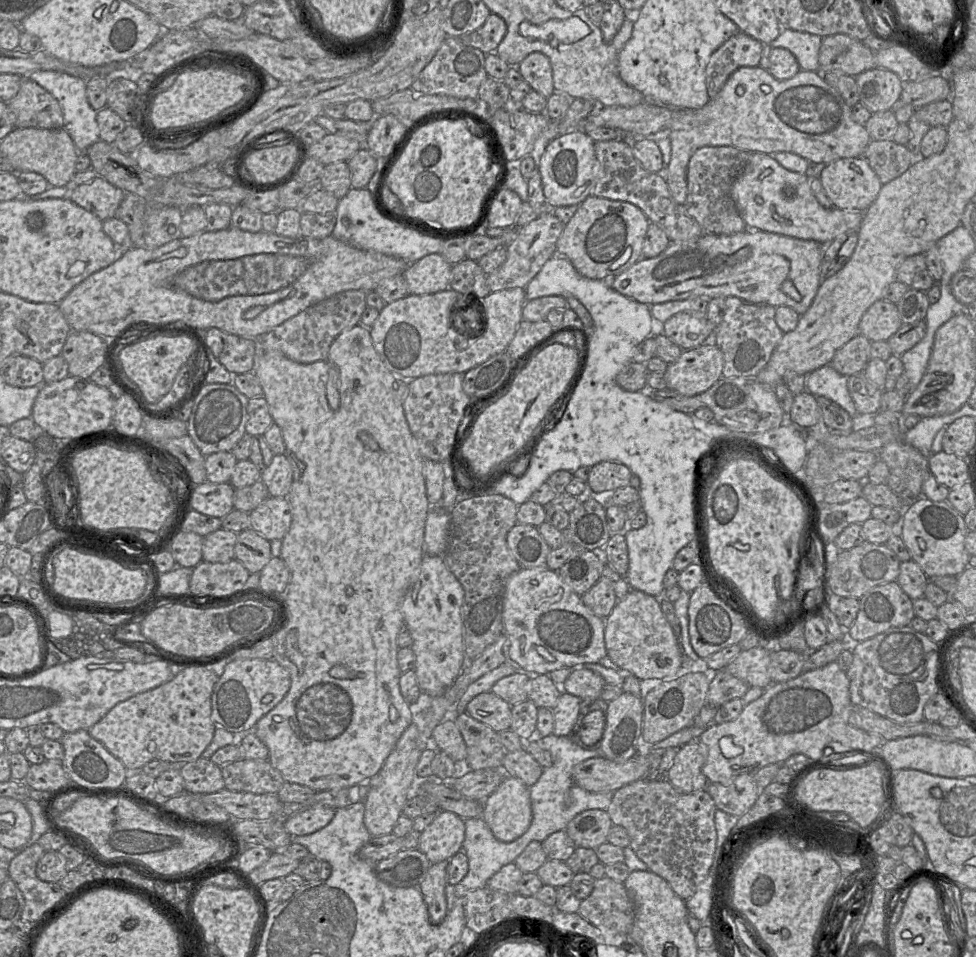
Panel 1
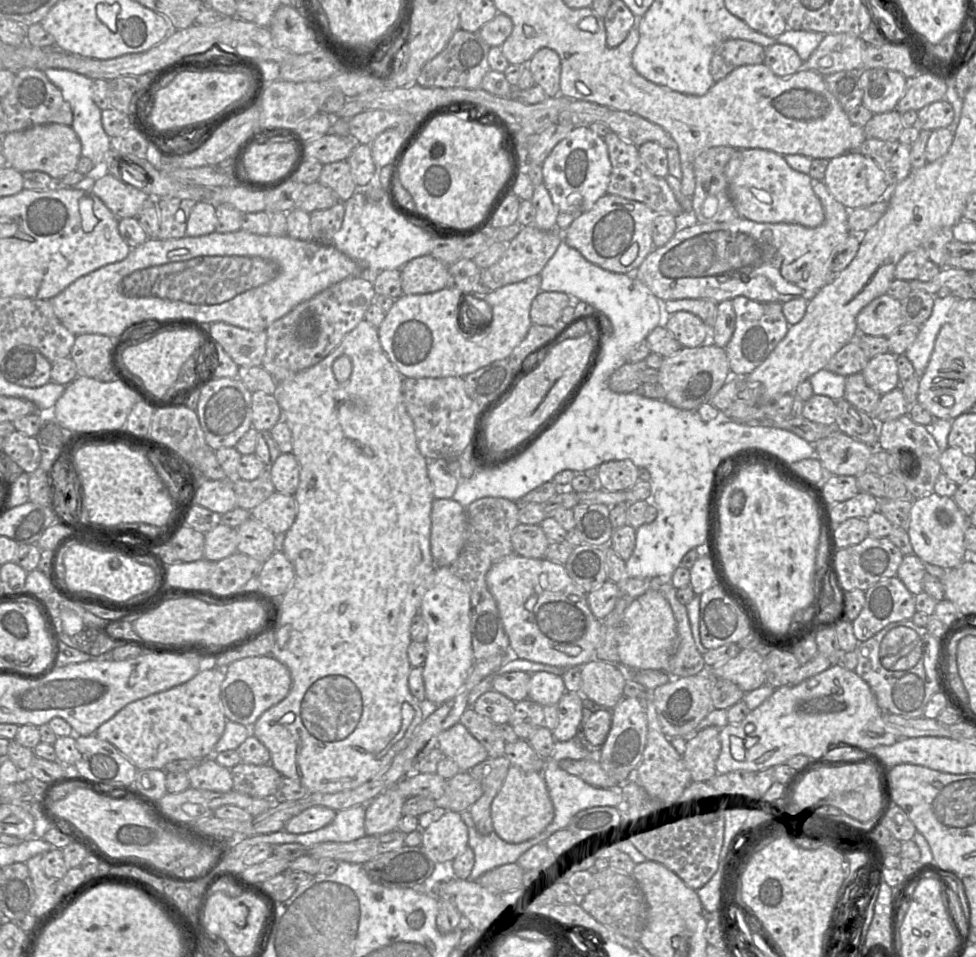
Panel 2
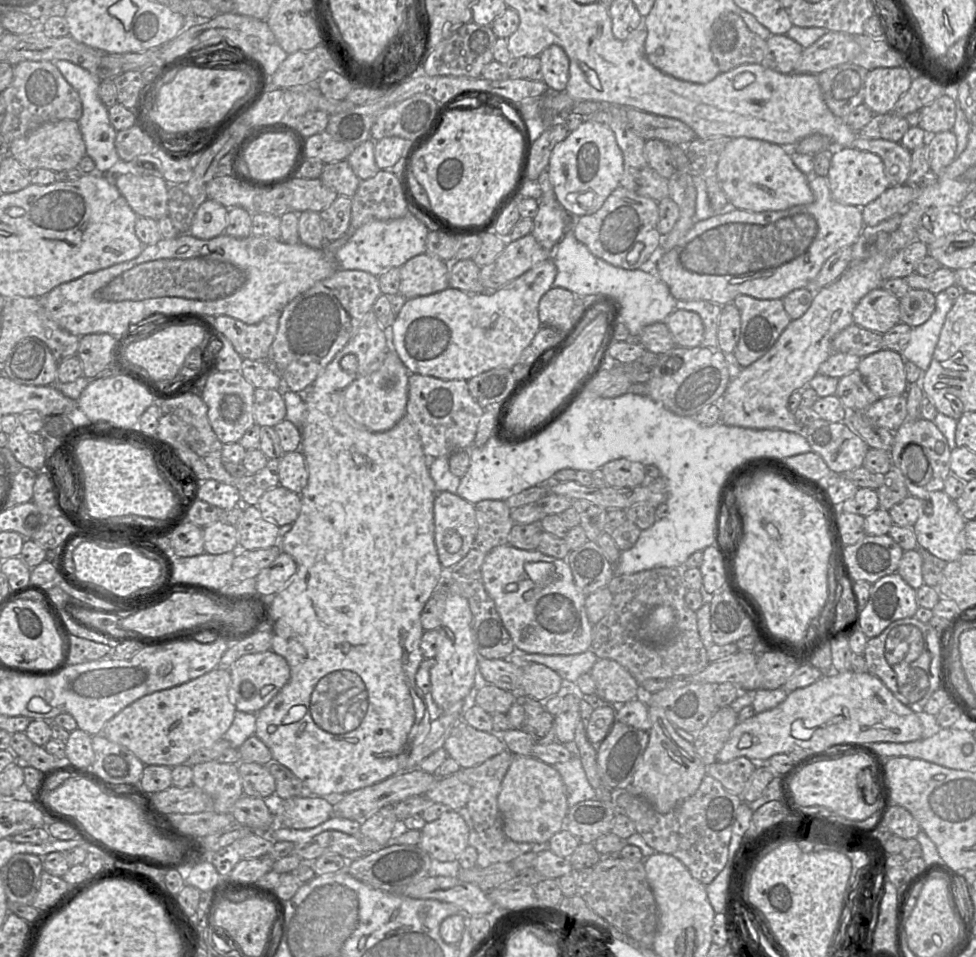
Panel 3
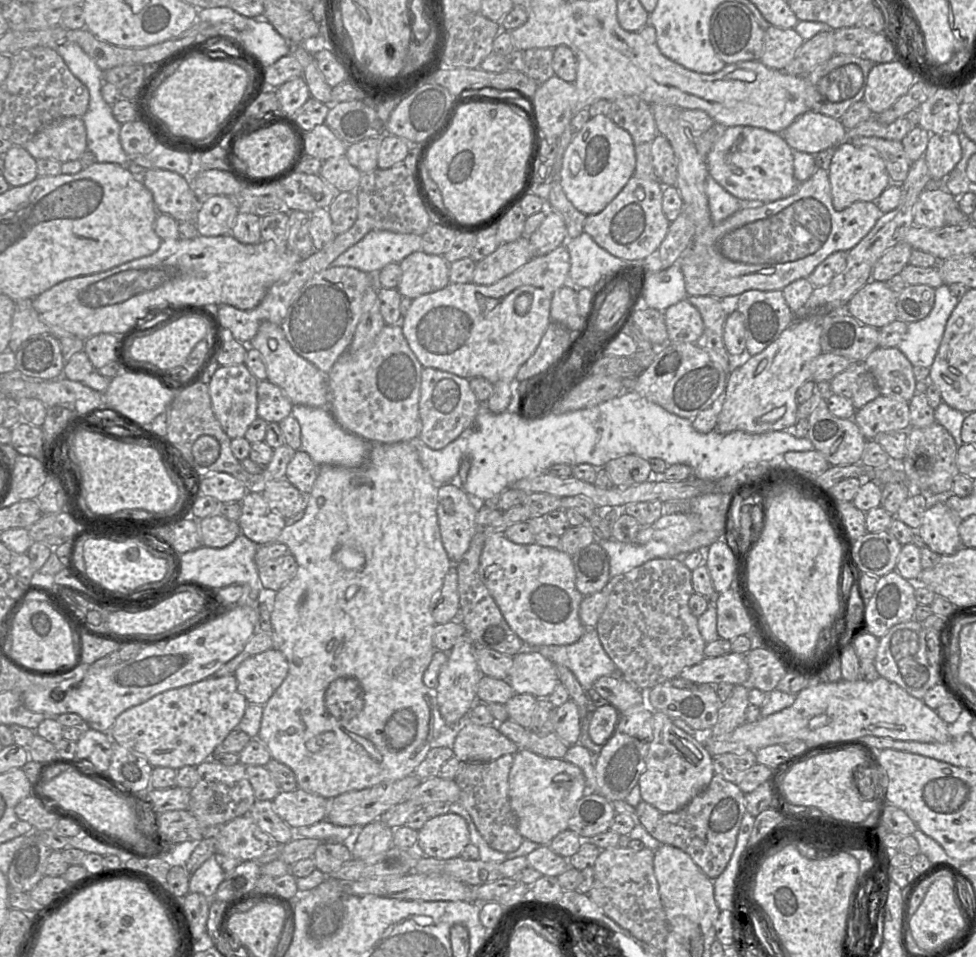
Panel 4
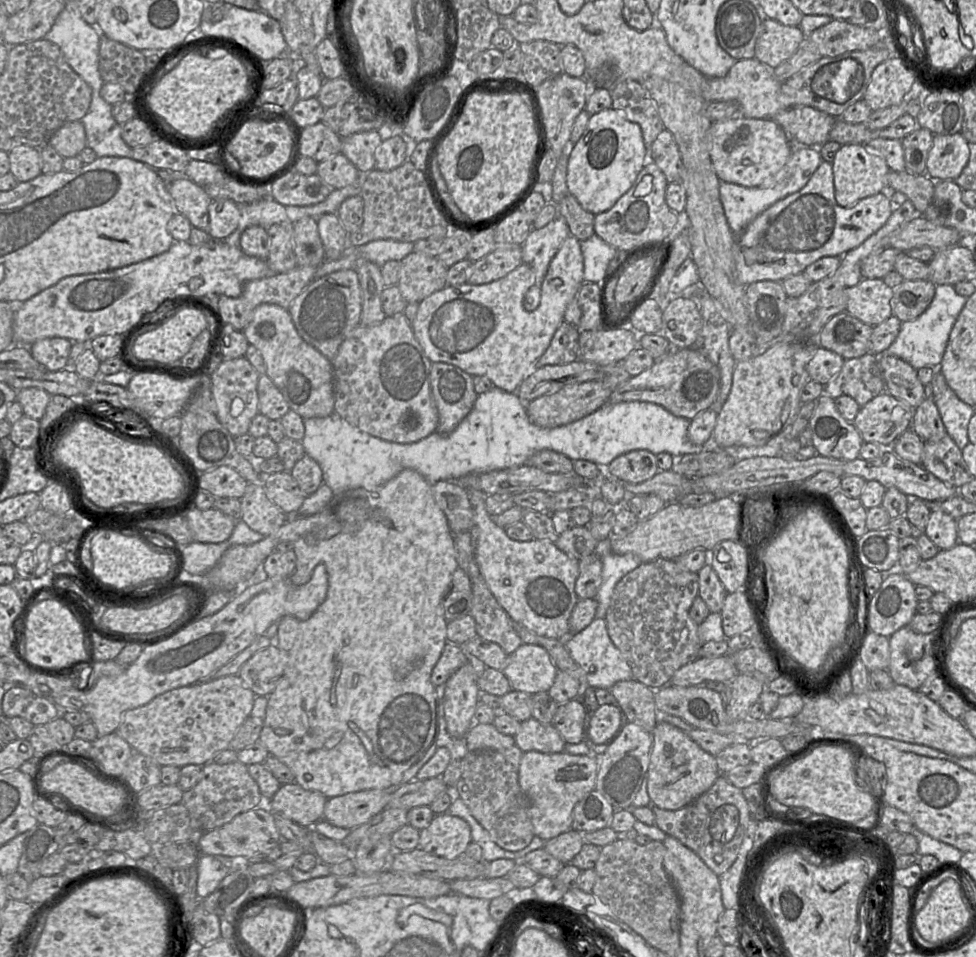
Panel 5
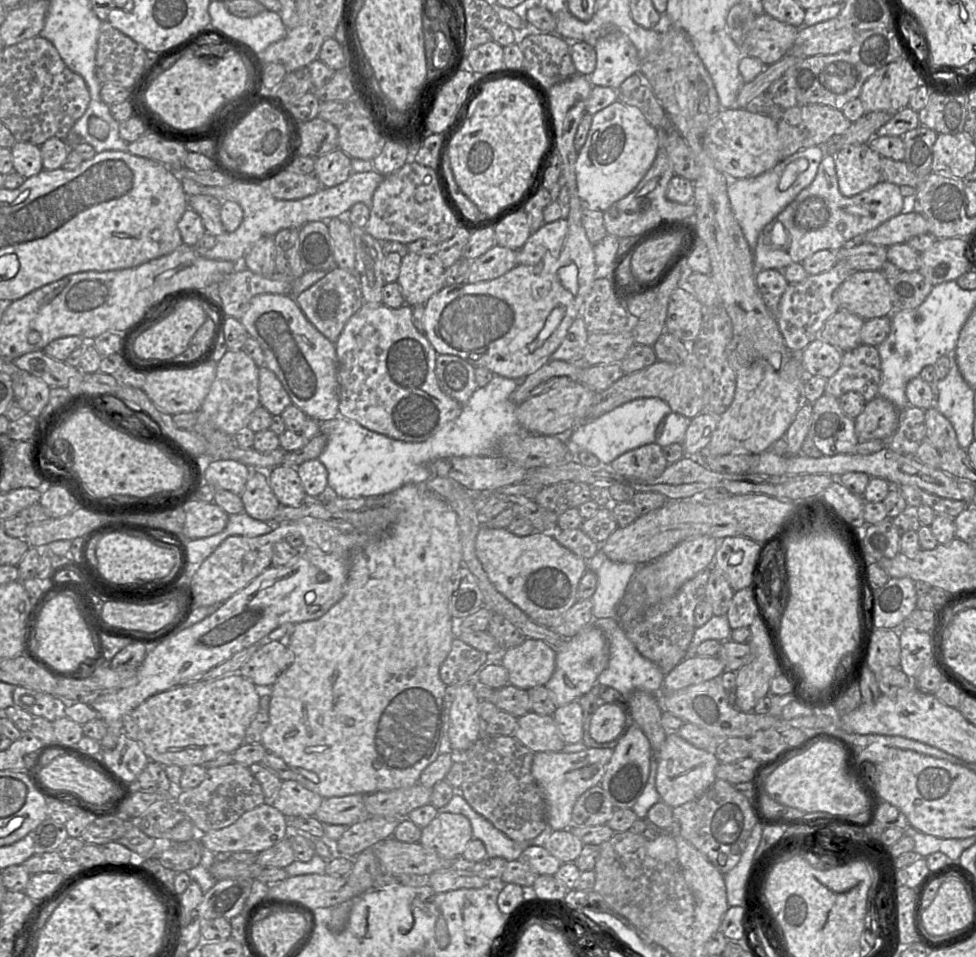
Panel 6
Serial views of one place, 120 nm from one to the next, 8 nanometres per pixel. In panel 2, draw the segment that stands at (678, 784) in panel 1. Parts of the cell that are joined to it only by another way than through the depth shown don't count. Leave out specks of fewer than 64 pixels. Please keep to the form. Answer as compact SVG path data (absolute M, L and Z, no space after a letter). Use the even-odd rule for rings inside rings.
M708 727L686 735L686 748L682 755L693 782L707 782L716 775L716 760L721 751L721 728Z

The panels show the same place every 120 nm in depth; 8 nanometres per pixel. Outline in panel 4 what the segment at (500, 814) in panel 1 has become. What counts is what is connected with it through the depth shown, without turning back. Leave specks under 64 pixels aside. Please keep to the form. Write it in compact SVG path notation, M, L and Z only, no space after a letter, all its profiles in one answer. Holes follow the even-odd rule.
M519 749L510 769L508 791L512 810L517 816L517 829L523 839L549 845L556 835L569 829L575 806L585 795L585 777L579 767L563 758L546 758Z

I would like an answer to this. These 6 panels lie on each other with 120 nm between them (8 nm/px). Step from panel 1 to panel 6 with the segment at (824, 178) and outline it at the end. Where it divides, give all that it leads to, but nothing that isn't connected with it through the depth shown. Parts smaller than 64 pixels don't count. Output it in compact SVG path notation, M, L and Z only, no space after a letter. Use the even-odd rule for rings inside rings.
M853 144L839 150L834 164L840 193L851 197L881 181L880 158L868 144Z

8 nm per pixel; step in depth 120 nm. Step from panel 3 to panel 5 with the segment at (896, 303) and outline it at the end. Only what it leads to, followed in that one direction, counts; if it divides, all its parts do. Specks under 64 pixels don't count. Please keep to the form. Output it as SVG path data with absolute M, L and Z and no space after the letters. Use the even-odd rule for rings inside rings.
M862 278L848 290L846 311L862 323L877 326L892 316L893 289L882 279Z

